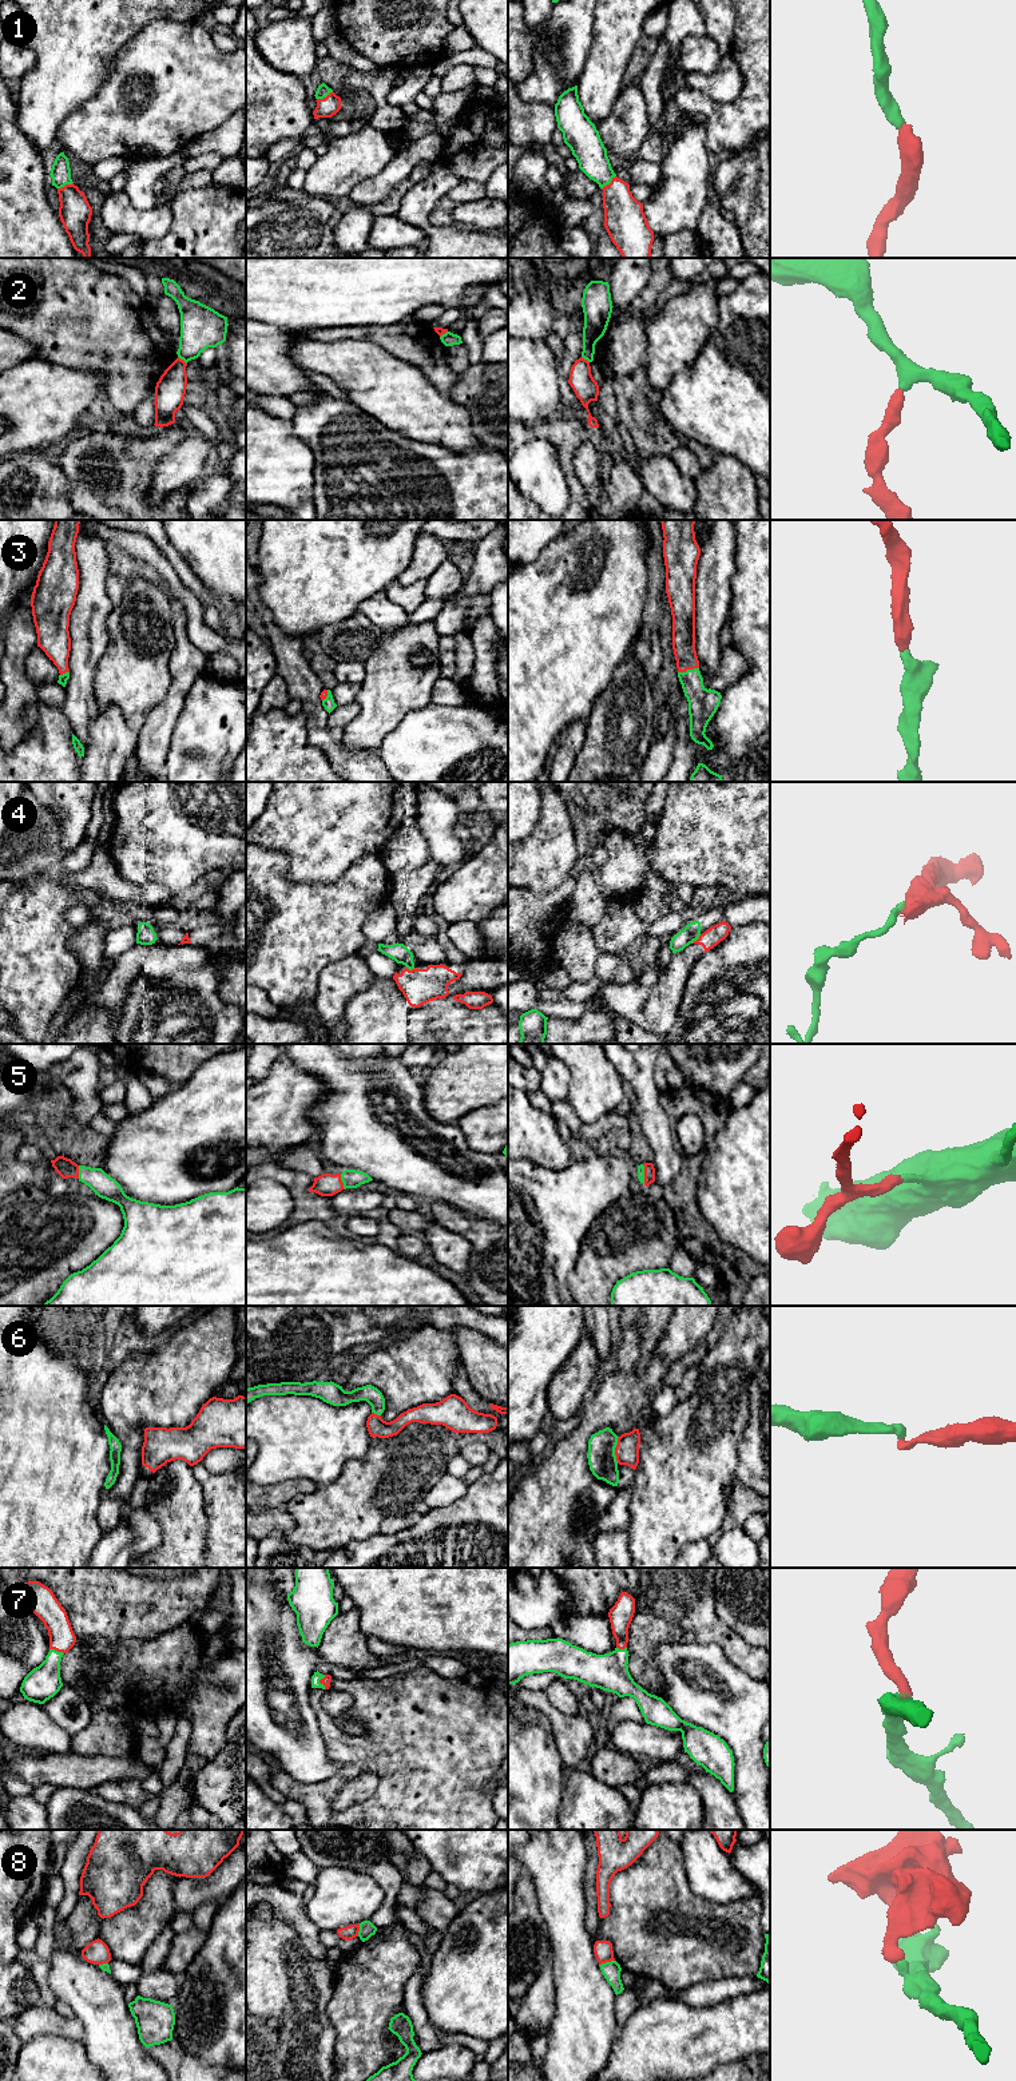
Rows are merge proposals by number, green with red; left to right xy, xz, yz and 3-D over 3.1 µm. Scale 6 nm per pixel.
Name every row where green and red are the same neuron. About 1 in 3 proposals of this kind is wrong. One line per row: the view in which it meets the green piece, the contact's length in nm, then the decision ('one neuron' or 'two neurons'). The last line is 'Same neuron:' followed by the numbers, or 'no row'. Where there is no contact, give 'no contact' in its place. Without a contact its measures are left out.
1: contact in yz; length 120 nm; one neuron
2: contact in xy; length 80 nm; two neurons
3: contact in yz; length 130 nm; one neuron
4: contact in yz; length 80 nm; two neurons
5: contact in yz; length 120 nm; one neuron
6: contact in yz; length 160 nm; one neuron
7: contact in xz; length 90 nm; one neuron
8: contact in yz; length 100 nm; two neurons
Same neuron: 1, 3, 5, 6, 7

